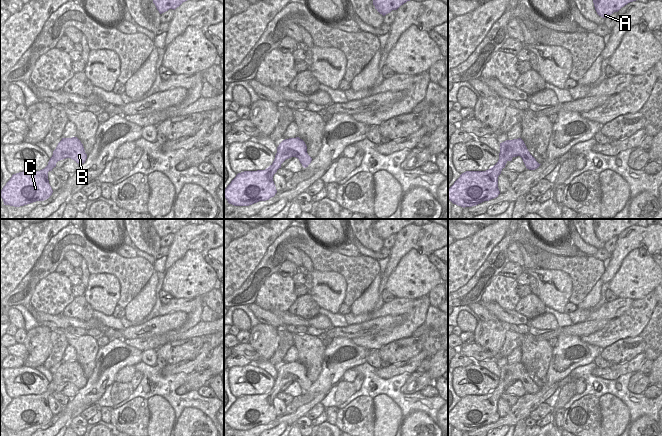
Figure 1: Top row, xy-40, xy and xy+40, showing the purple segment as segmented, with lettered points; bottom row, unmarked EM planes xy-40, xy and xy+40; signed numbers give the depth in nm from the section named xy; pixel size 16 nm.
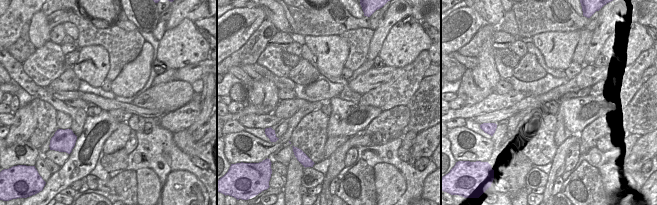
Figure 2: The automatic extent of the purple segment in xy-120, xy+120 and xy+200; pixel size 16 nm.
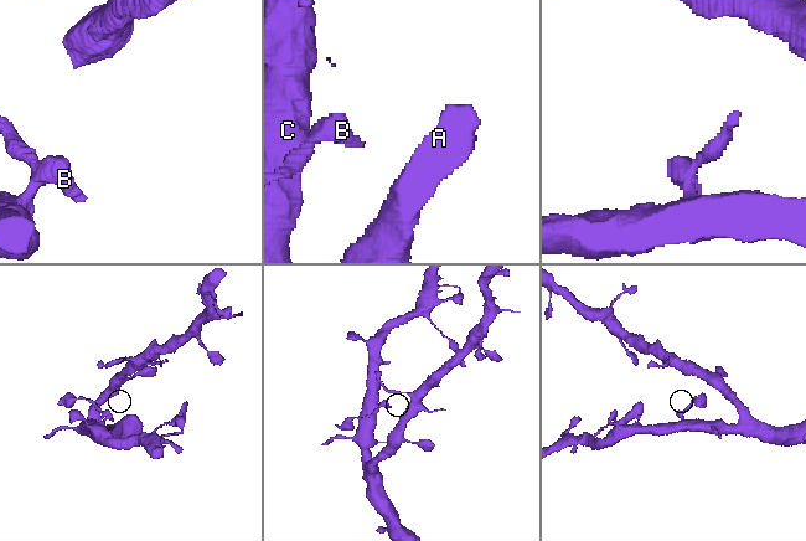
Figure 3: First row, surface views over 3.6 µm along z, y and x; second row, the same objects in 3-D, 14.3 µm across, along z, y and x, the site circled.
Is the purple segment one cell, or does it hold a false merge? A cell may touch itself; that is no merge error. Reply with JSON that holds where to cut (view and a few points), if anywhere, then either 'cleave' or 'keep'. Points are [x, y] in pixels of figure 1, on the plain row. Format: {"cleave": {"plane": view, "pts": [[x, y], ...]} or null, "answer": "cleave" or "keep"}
{"cleave": null, "answer": "keep"}

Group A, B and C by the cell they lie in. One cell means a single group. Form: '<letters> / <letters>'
A B C

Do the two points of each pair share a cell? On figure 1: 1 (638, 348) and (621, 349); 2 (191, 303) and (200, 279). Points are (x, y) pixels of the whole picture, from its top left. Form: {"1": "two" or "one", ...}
{"1": "one", "2": "two"}

